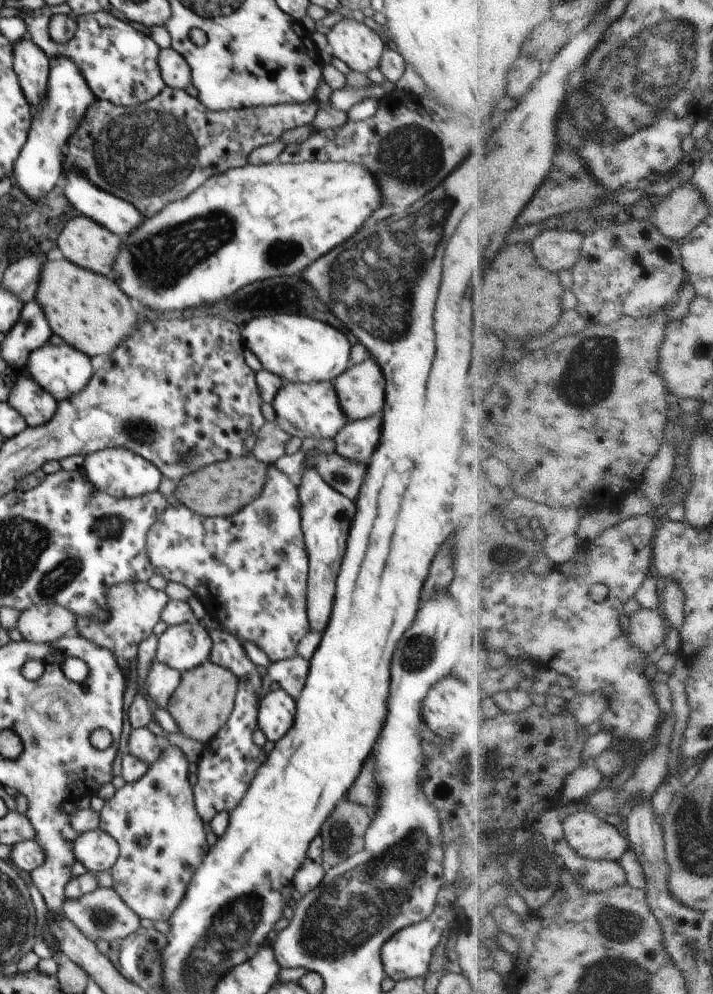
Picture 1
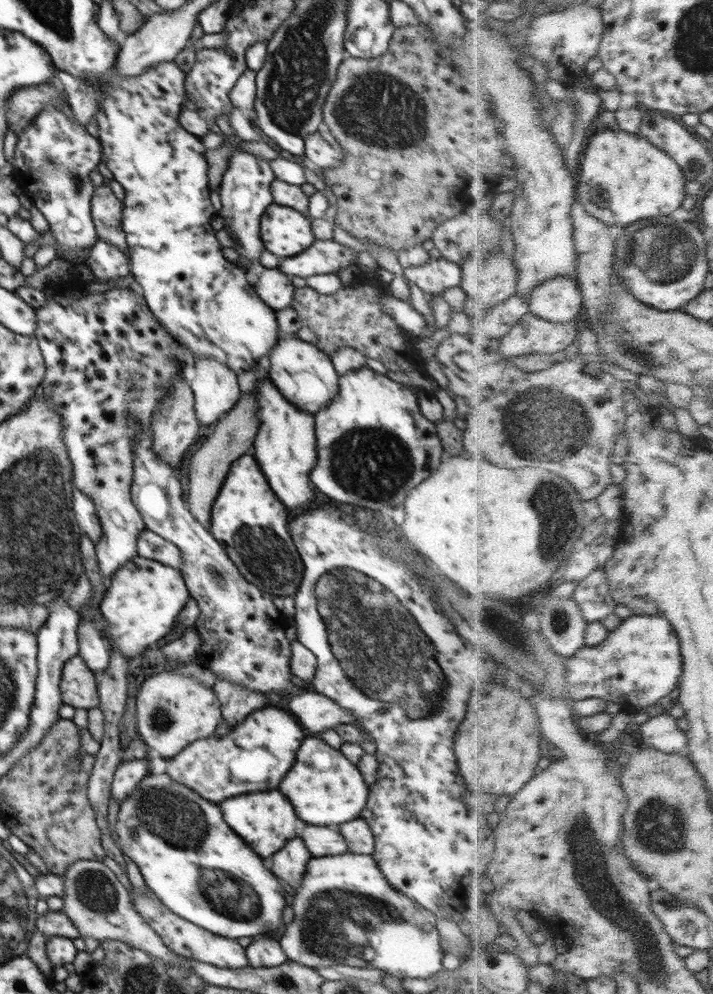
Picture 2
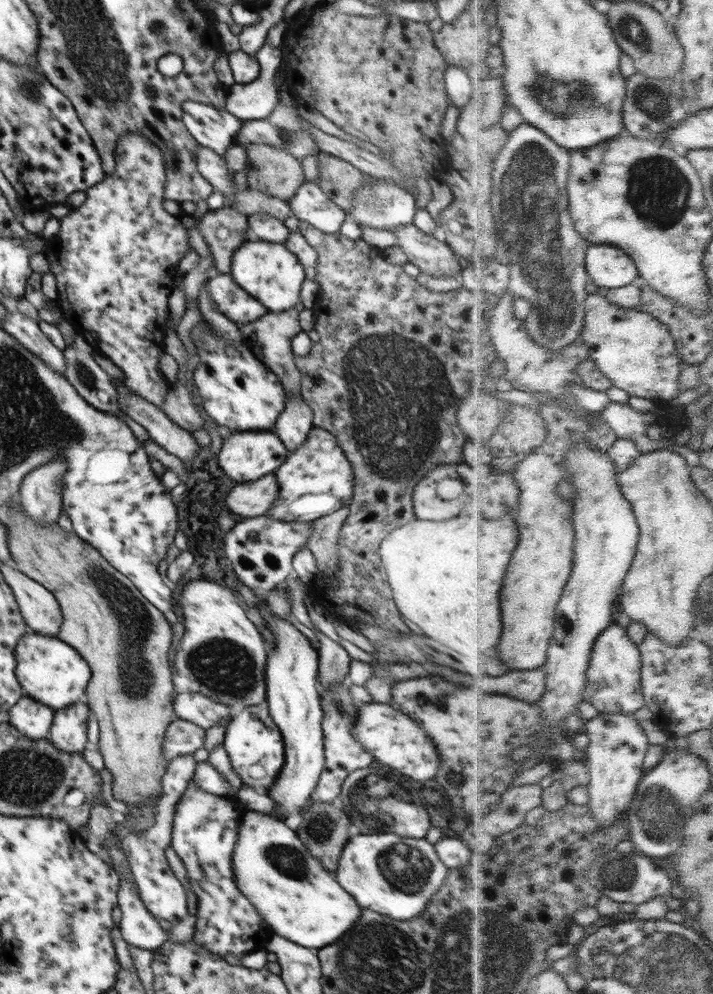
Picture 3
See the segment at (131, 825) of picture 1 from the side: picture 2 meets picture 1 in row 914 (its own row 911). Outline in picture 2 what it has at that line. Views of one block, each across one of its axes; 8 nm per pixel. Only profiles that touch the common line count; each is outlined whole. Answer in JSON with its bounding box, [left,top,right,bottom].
[131,887,249,968]

